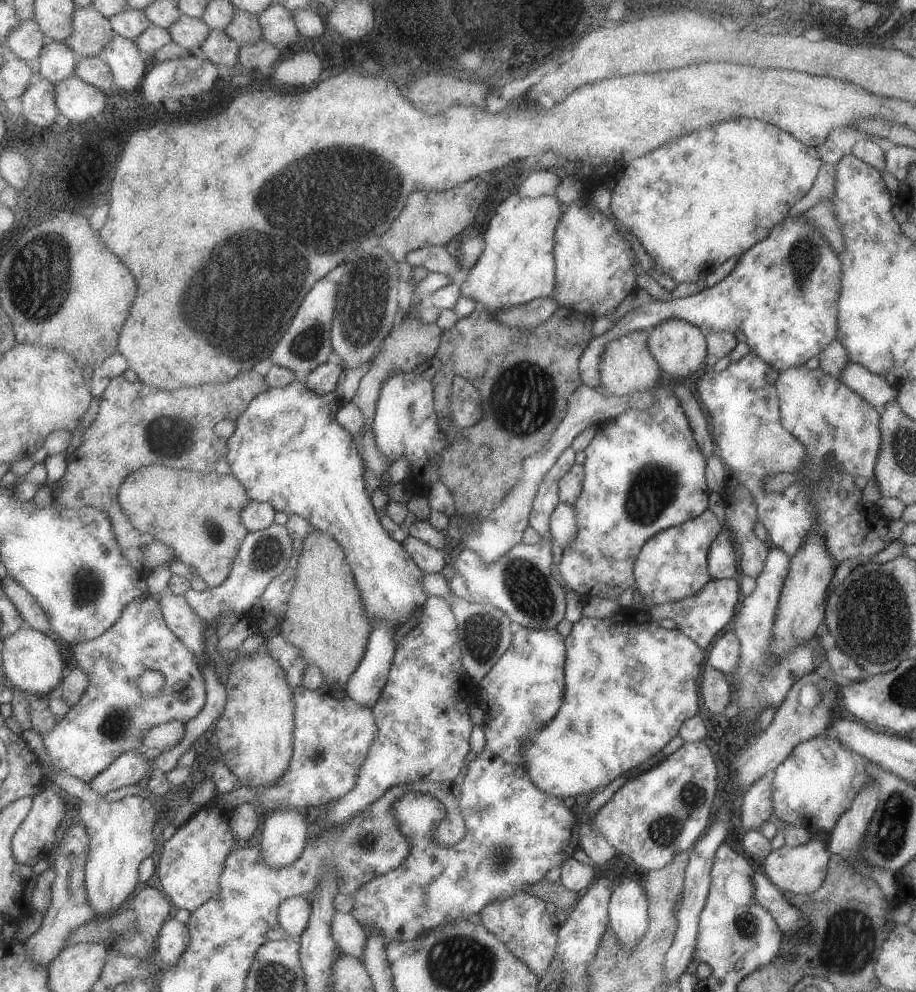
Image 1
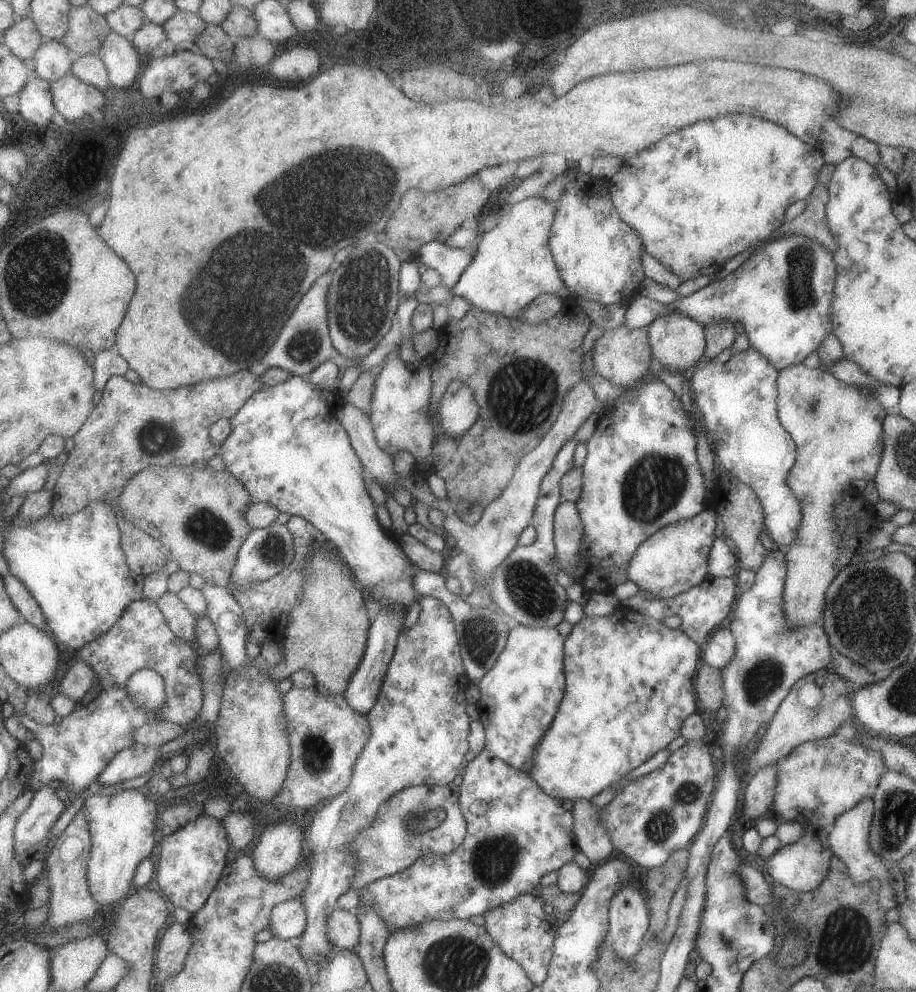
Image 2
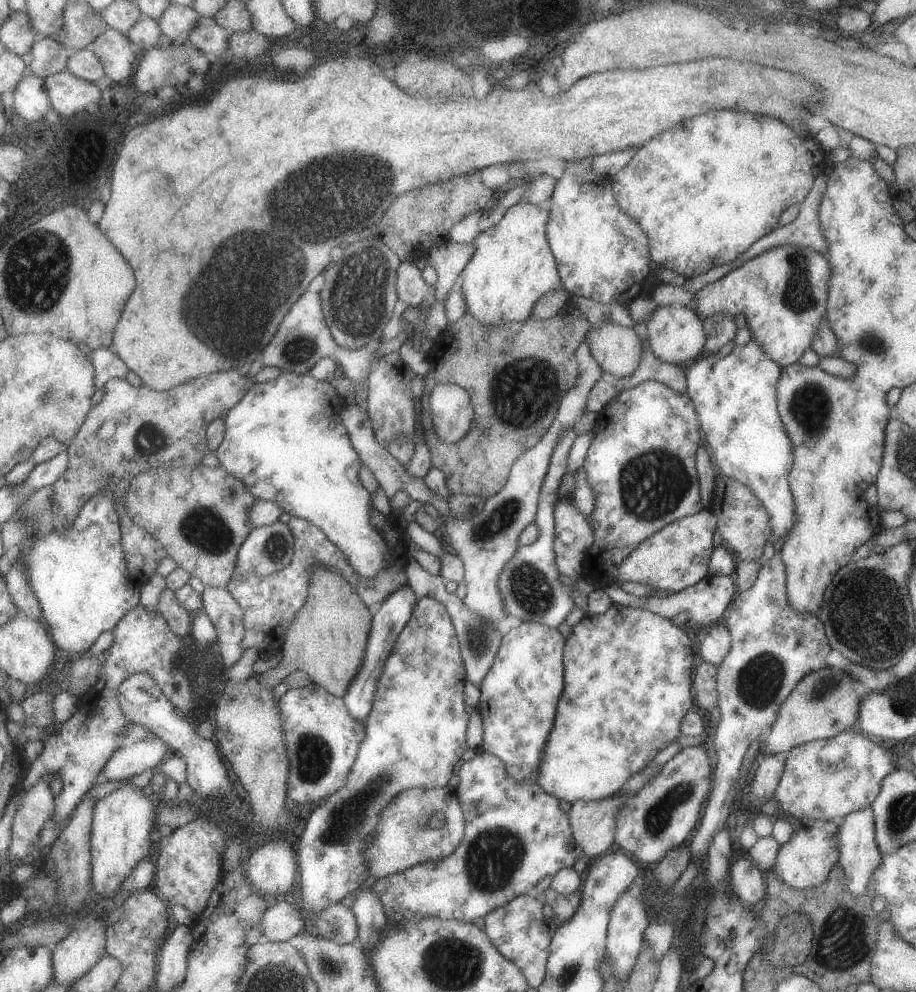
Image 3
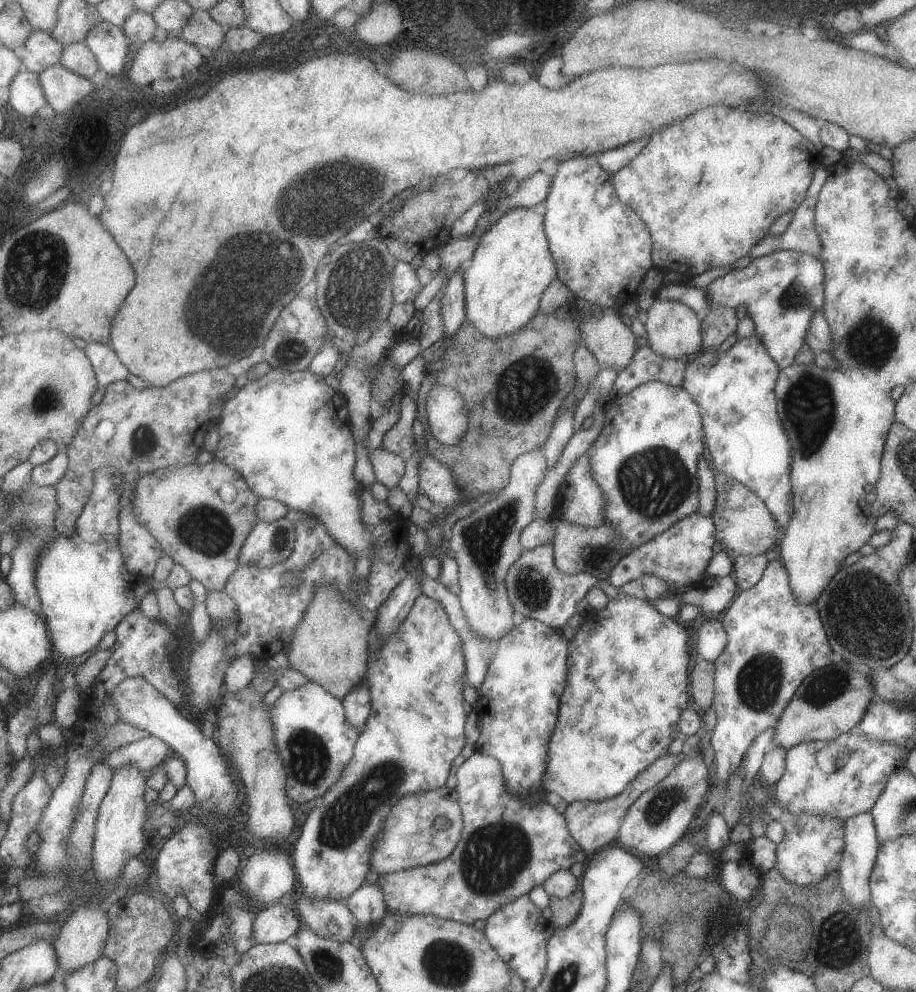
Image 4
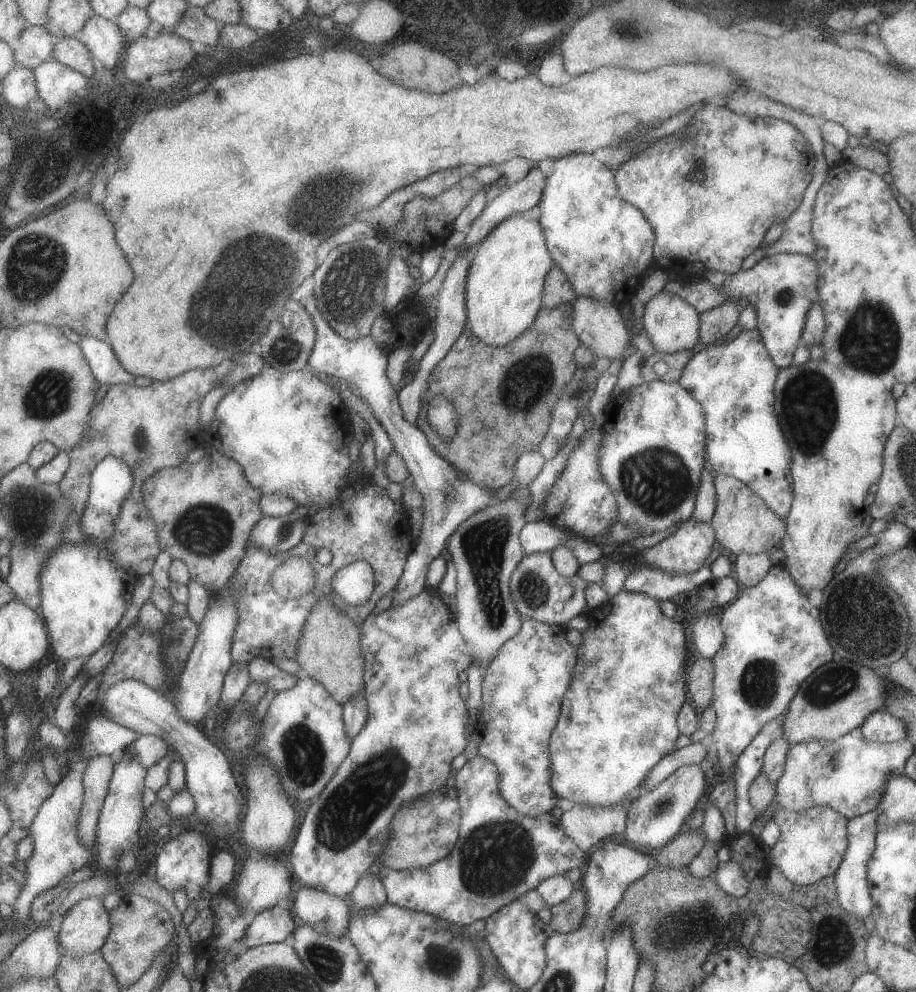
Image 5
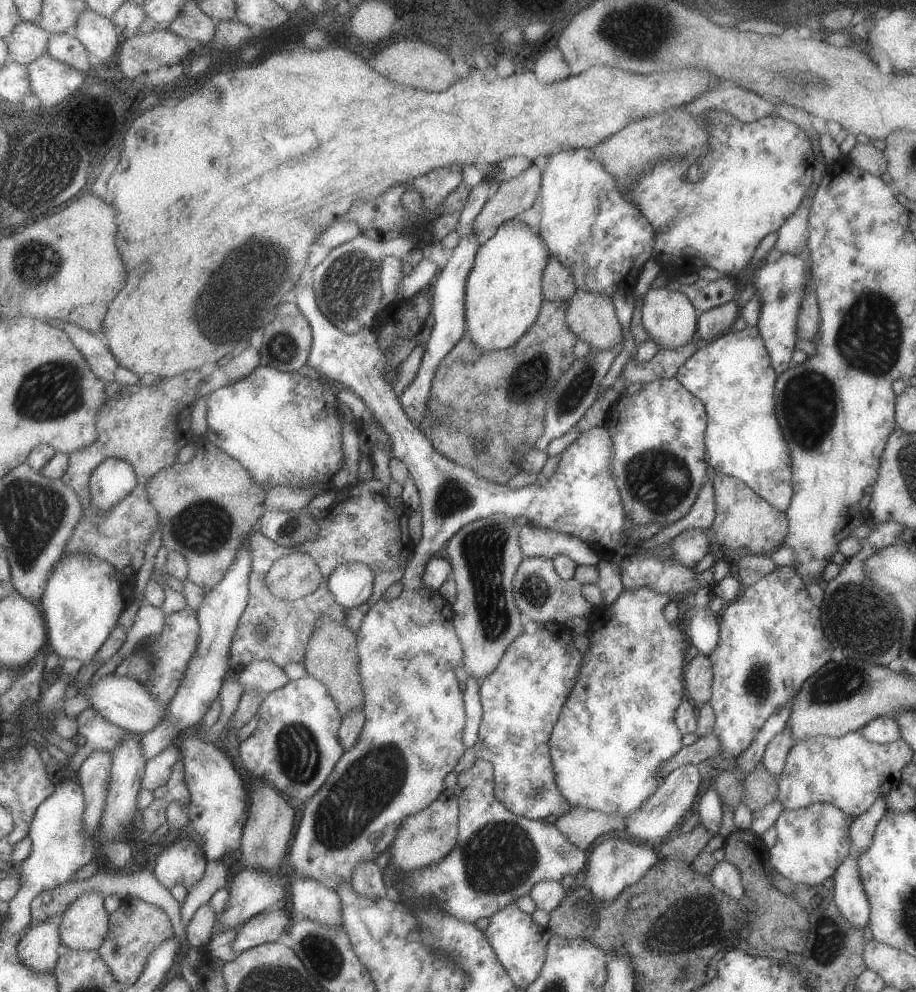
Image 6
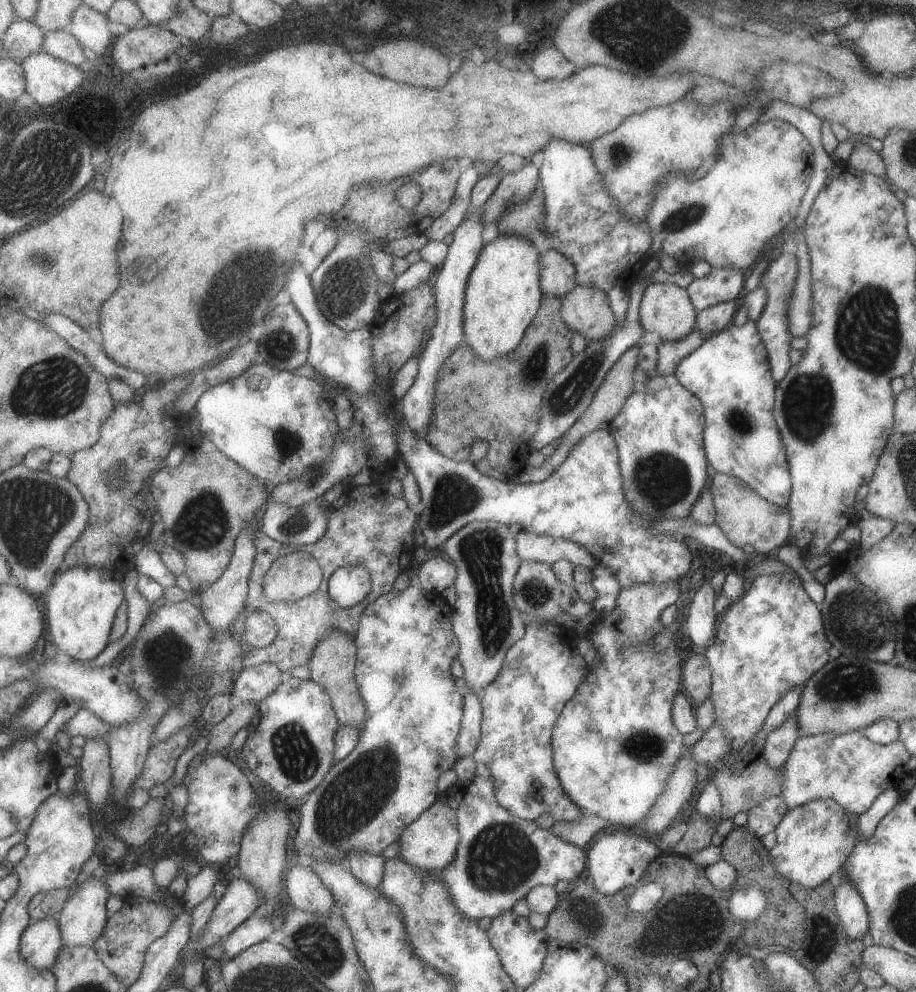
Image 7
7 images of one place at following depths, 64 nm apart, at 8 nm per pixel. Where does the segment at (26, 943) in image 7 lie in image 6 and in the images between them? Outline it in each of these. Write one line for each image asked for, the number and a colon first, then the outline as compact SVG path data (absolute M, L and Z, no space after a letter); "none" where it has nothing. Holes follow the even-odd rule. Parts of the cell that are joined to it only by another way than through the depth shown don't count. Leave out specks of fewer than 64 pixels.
6: M49 922L33 924L31 932L19 942L19 960L41 974L53 974L63 950L61 928Z

